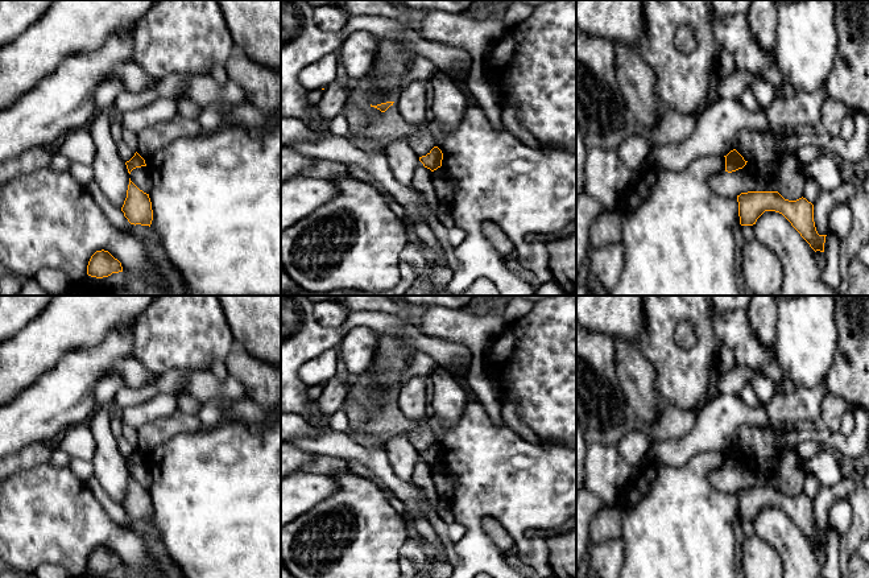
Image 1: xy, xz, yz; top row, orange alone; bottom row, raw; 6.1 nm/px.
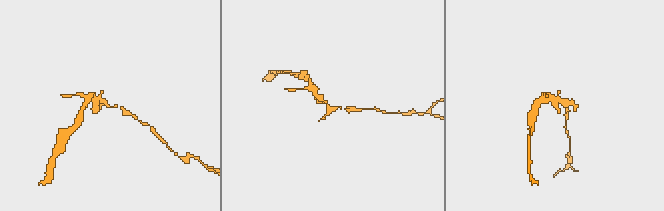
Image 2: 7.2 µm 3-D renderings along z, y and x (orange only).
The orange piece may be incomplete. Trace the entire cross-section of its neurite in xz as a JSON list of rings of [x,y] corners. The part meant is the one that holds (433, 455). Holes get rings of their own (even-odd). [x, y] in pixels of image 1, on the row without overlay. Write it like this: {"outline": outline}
{"outline": [[[434,442],[426,451],[419,453],[425,463],[431,467],[442,462],[443,449],[438,442]]]}

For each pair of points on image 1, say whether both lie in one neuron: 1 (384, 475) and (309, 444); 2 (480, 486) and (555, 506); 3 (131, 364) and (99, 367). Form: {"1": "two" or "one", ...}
{"1": "one", "2": "one", "3": "two"}

